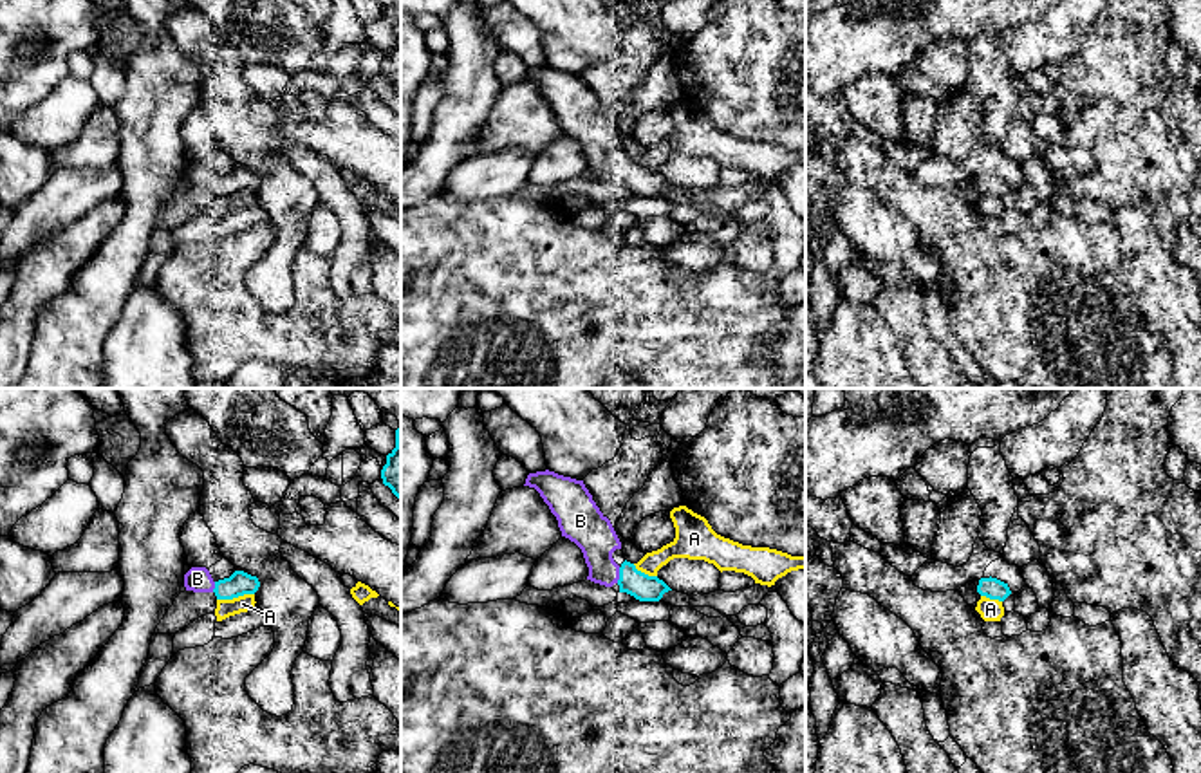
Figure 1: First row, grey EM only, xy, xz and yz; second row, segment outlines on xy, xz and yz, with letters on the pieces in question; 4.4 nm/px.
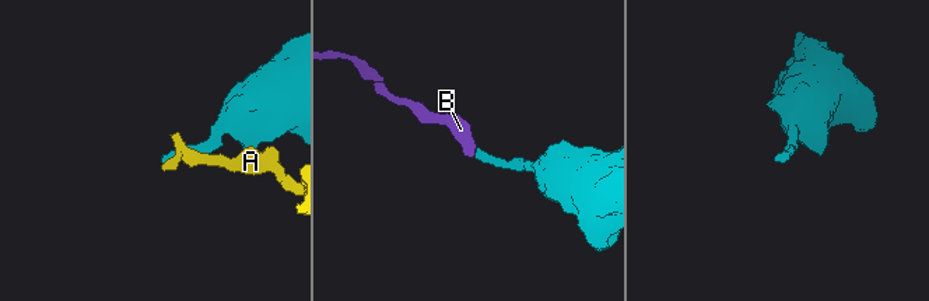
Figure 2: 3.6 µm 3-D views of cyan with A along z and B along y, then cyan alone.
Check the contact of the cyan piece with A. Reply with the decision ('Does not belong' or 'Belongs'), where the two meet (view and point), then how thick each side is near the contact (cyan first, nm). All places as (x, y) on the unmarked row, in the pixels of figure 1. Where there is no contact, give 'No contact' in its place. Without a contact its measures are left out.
Does not belong. Touches cyan at xy (235, 192). Thickness 110 nm (cyan) against 80 nm

